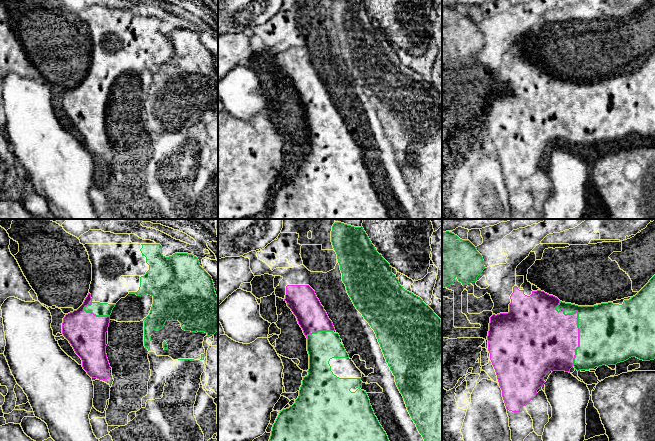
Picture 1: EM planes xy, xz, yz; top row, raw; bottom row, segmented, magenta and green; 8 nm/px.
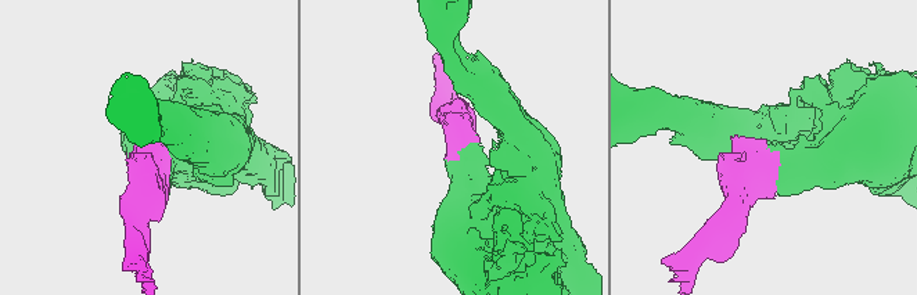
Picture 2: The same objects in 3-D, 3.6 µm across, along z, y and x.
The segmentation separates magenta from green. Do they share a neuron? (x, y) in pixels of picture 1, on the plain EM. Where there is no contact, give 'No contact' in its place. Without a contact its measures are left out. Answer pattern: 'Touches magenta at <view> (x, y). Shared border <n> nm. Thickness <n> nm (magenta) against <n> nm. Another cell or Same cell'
Touches magenta at yz (577, 99). Shared border 550 nm. Thickness 460 nm (magenta) against 460 nm. Same cell

